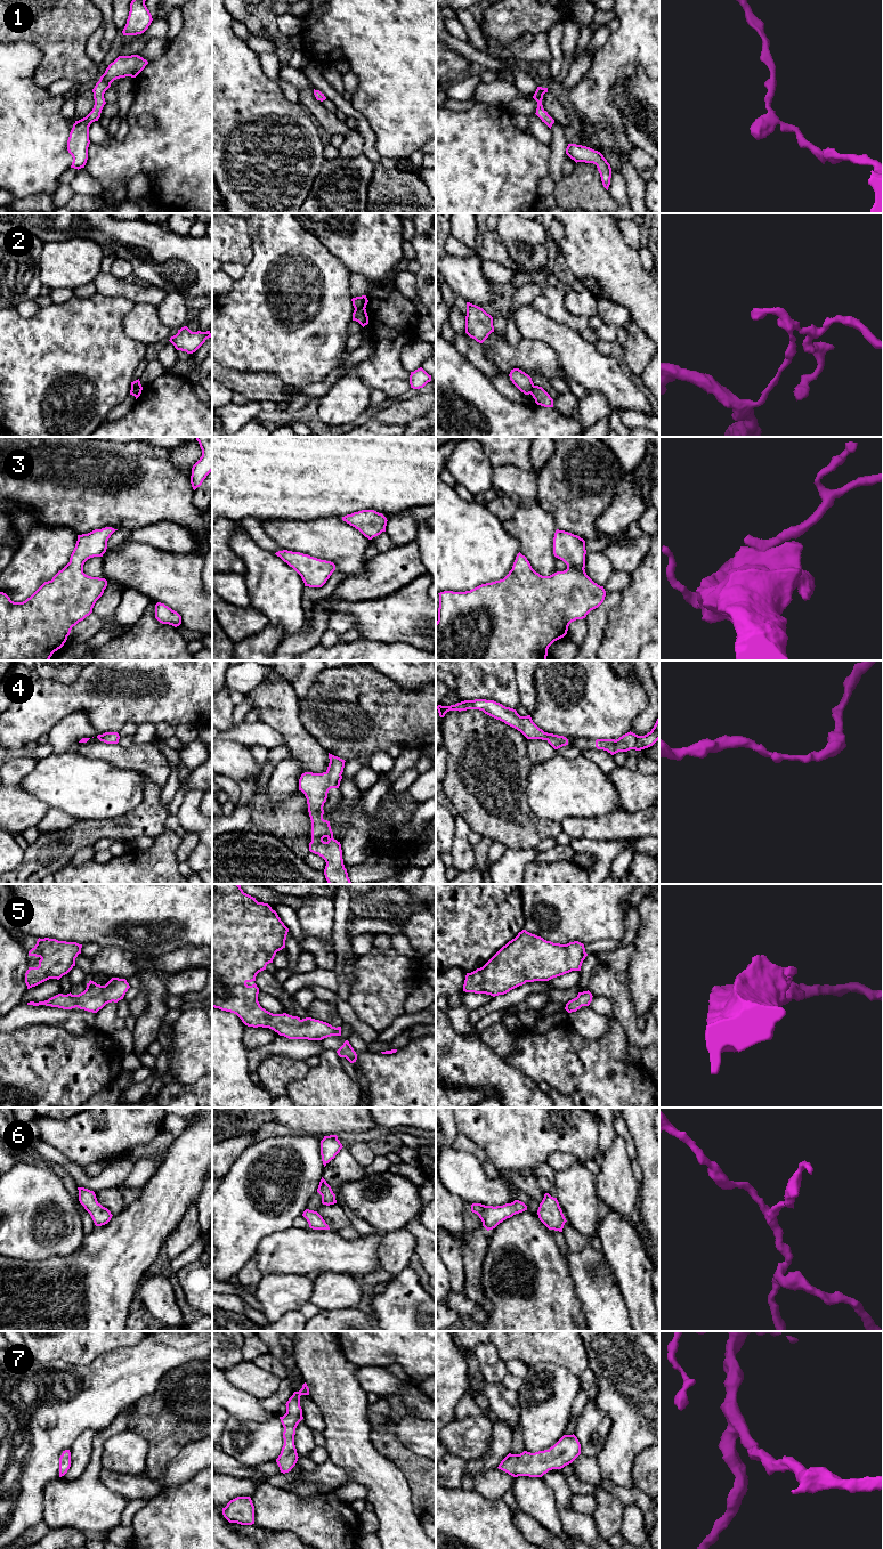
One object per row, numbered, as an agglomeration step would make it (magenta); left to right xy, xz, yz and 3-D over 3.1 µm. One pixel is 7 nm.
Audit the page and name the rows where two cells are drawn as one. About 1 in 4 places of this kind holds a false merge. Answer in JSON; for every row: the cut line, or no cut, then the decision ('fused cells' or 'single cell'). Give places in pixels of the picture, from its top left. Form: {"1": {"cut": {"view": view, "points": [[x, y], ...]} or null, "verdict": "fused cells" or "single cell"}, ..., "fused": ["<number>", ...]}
{"1": {"cut": null, "verdict": "single cell"}, "2": {"cut": {"view": "xz", "points": [[355, 308], [364, 309]]}, "verdict": "fused cells"}, "3": {"cut": null, "verdict": "single cell"}, "4": {"cut": null, "verdict": "single cell"}, "5": {"cut": null, "verdict": "single cell"}, "6": {"cut": null, "verdict": "single cell"}, "7": {"cut": null, "verdict": "single cell"}, "fused": ["2"]}

